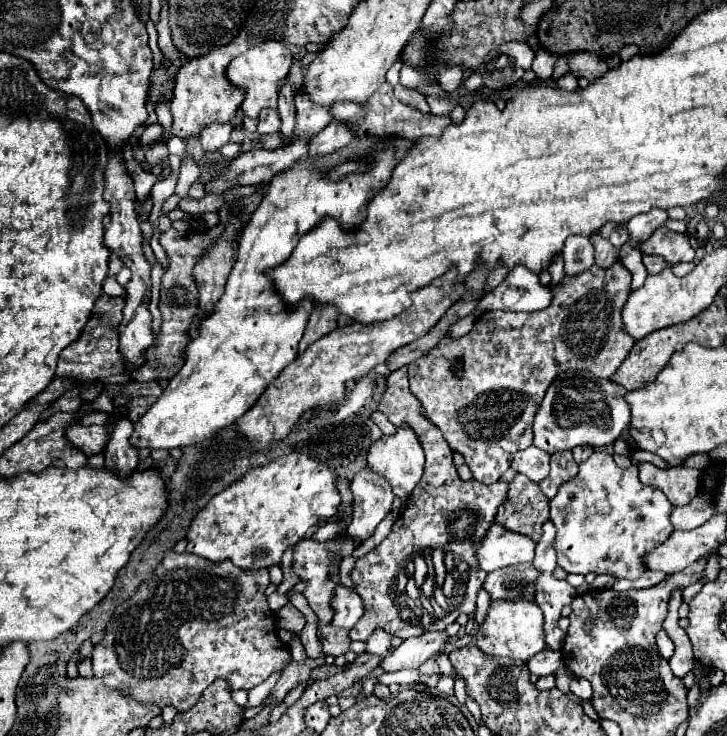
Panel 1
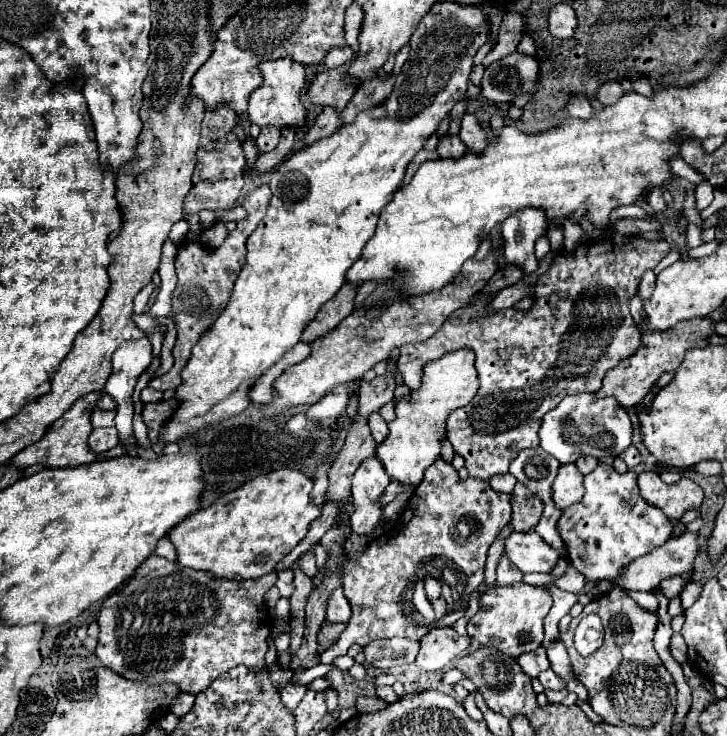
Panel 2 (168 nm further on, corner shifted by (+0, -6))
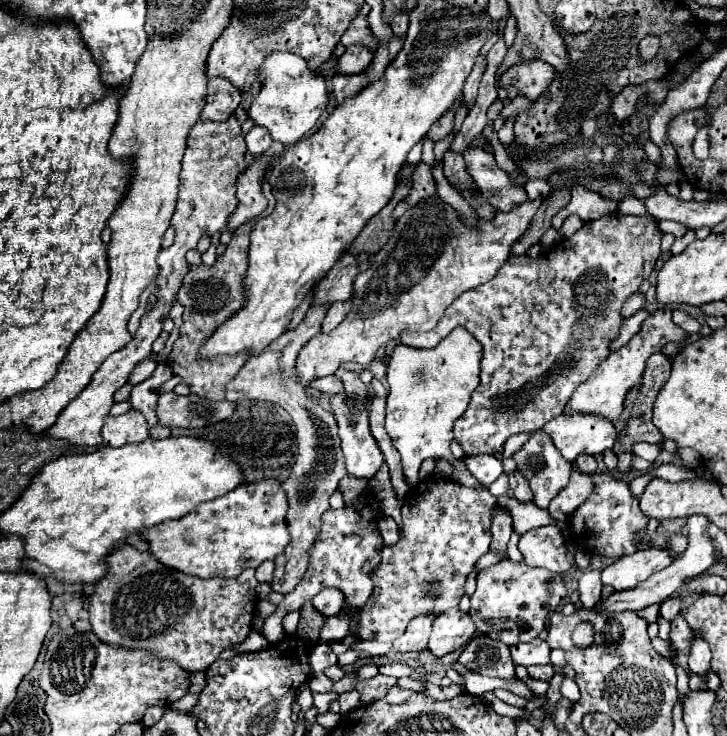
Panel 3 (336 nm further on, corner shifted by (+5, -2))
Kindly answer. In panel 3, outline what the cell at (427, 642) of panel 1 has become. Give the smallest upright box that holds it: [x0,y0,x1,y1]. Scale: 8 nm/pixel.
[428,607,474,657]

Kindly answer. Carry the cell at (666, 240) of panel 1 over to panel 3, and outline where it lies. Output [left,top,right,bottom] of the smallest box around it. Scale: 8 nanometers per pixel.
[400,213,662,457]

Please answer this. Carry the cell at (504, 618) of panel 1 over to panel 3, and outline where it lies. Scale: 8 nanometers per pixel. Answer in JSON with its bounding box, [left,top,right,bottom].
[468,559,568,647]

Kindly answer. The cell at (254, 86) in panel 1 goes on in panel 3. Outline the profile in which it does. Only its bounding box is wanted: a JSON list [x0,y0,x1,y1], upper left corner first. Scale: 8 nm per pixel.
[248,53,328,145]

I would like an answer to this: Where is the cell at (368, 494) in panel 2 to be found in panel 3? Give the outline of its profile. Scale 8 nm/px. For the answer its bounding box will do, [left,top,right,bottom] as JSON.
[330,369,384,479]

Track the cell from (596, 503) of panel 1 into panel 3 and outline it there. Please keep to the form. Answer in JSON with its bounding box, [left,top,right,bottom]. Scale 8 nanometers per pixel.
[568,473,648,559]

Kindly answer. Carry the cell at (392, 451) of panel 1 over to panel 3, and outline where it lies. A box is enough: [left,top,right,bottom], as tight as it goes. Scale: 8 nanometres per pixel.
[386,327,480,485]

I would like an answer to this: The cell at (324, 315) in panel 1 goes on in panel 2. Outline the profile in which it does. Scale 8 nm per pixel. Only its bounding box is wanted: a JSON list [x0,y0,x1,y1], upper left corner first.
[301,281,357,343]

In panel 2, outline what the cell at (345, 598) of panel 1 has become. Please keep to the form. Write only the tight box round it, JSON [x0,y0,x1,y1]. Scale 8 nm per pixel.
[327,587,351,623]

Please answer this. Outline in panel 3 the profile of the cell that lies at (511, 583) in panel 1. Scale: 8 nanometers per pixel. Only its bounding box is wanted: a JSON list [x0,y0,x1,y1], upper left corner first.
[490,507,512,553]

